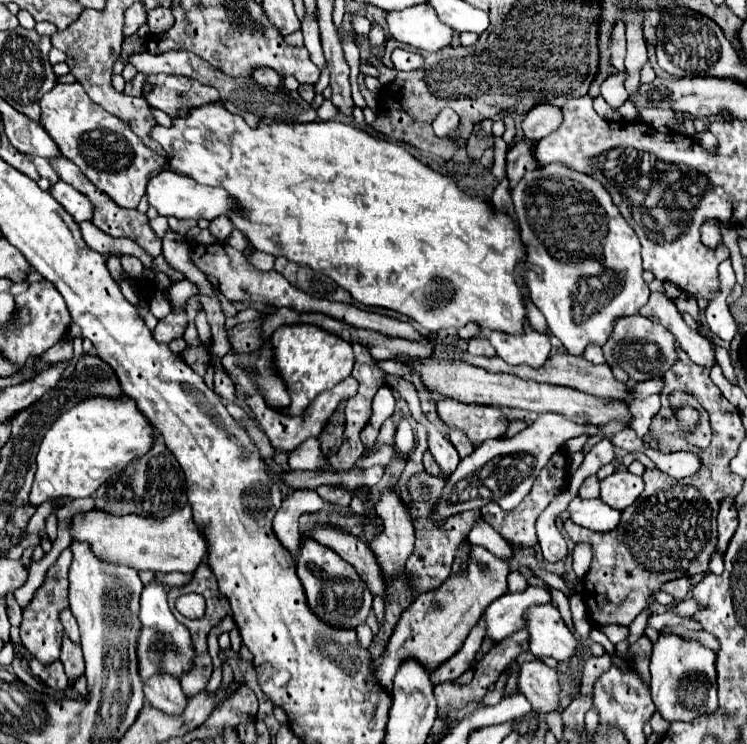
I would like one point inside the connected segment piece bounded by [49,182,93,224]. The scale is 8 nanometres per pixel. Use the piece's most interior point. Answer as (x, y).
(72, 200)

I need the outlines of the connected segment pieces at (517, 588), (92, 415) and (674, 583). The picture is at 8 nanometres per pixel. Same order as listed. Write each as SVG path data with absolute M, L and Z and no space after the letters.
M519 570L509 574L509 592L525 592L527 588L529 588L529 582Z
M125 394L119 396L119 400L91 396L79 402L73 410L65 412L43 438L37 454L37 472L29 502L39 506L59 496L93 496L95 490L115 472L121 472L127 464L139 460L139 456L145 456L151 450L153 440L155 430L141 414L135 400Z
M679 578L679 580L671 580L667 584L663 584L661 588L663 592L671 594L677 602L685 600L689 594L691 594L691 578Z

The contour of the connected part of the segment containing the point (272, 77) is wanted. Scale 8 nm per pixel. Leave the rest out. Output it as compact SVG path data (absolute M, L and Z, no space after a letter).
M259 68L253 72L253 80L259 82L261 86L273 86L279 88L283 86L283 78L279 74L275 74L271 68Z

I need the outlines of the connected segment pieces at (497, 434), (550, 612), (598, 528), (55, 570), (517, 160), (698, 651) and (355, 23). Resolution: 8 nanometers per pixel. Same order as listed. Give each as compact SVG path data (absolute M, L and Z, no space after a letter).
M451 398L437 400L437 416L443 424L463 430L473 448L491 438L503 438L507 434L509 416L499 406L463 404Z
M553 604L531 606L527 612L527 630L531 634L529 650L537 658L549 656L559 662L573 658L579 650L579 642Z
M575 498L569 504L569 514L571 520L583 528L595 530L595 532L609 532L619 526L621 512L603 504L603 500L585 500L585 498Z
M65 548L61 552L61 556L57 558L57 562L47 570L47 578L45 584L35 593L29 608L23 612L23 622L21 622L21 642L23 646L43 664L53 664L55 660L59 660L61 654L61 640L65 636L63 626L59 622L59 614L69 606L68 603L68 572L71 566L73 554L69 548Z
M521 140L507 152L507 174L509 174L509 180L511 180L511 188L517 184L517 180L527 170L535 170L539 166L539 162L535 162L533 152L531 152L533 144L535 142Z
M663 632L653 644L651 654L651 698L669 722L689 722L699 714L709 714L717 708L717 672L715 652L701 644L663 644Z
M353 12L353 14L351 14L351 26L353 26L353 30L355 30L361 38L367 38L369 28L371 28L371 22L369 22L365 16Z

